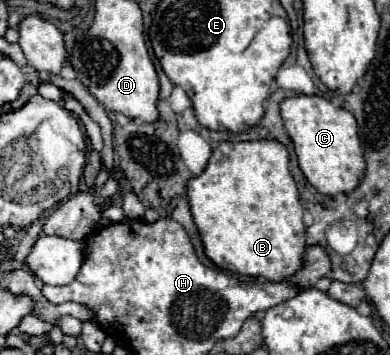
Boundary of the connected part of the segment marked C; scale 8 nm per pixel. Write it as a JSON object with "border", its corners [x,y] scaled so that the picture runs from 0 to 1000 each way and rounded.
{"border":[[[754,270],[718,293],[728,355],[754,400],[769,479],[785,507],[831,552],[897,546],[938,496],[938,456],[918,389],[913,332],[882,310],[851,299],[821,270]]]}

